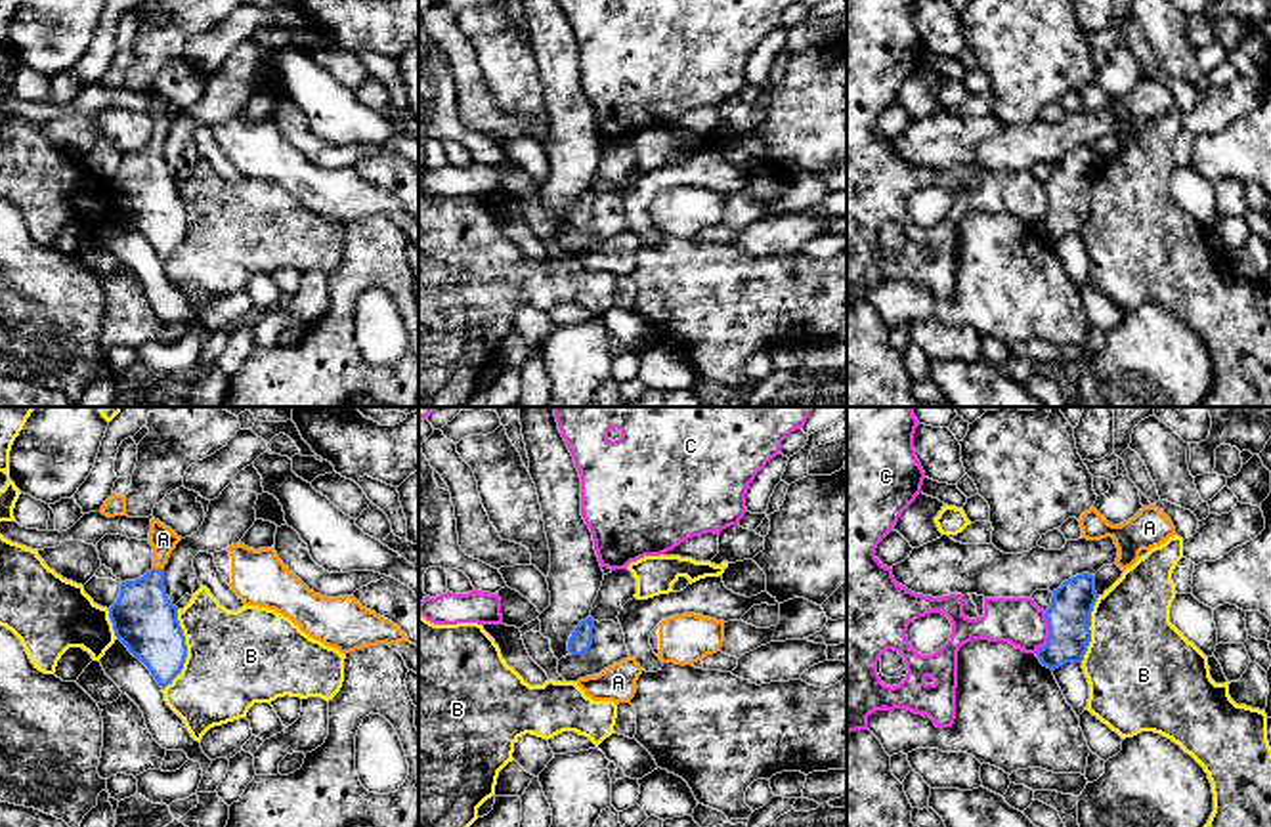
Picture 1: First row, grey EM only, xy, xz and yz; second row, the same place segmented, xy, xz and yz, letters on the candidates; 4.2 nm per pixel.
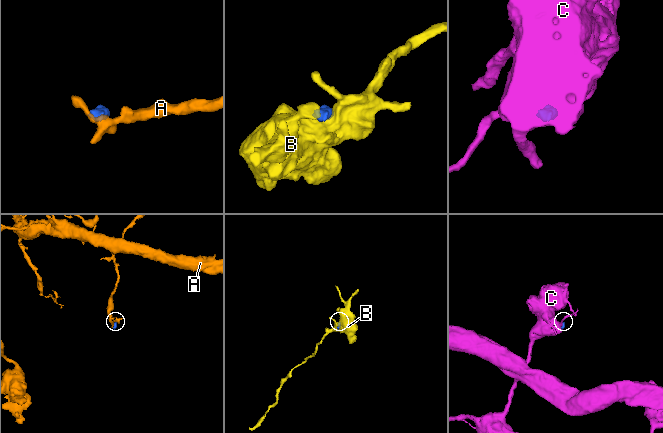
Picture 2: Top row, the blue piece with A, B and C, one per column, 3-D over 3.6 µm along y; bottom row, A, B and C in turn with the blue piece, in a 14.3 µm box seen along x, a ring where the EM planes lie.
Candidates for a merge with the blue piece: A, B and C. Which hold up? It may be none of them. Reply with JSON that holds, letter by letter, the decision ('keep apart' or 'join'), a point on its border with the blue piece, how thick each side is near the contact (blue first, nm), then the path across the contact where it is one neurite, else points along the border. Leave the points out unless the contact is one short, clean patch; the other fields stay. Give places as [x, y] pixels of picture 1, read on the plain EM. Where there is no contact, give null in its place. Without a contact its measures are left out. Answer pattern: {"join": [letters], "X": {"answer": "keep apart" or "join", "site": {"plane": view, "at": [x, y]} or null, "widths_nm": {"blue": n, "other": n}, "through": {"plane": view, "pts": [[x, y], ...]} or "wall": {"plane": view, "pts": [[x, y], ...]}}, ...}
{"join": ["A"], "A": {"answer": "join", "site": {"plane": "xy", "at": [159, 142]}, "widths_nm": {"blue": 260, "other": 110}, "through": {"plane": "xy", "pts": [[144, 191], [144, 172], [159, 142], [163, 111]]}}, "B": {"answer": "keep apart", "site": {"plane": "xy", "at": [186, 222]}, "widths_nm": {"blue": 260, "other": 400}}, "C": {"answer": "keep apart", "site": {"plane": "yz", "at": [1050, 205]}, "widths_nm": {"blue": 190, "other": 200}, "wall": {"plane": "yz", "pts": [[1046, 184], [1048, 212], [1034, 224]]}}}

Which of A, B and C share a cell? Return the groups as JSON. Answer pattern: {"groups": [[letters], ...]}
{"groups": [["A"], ["B"], ["C"]]}

